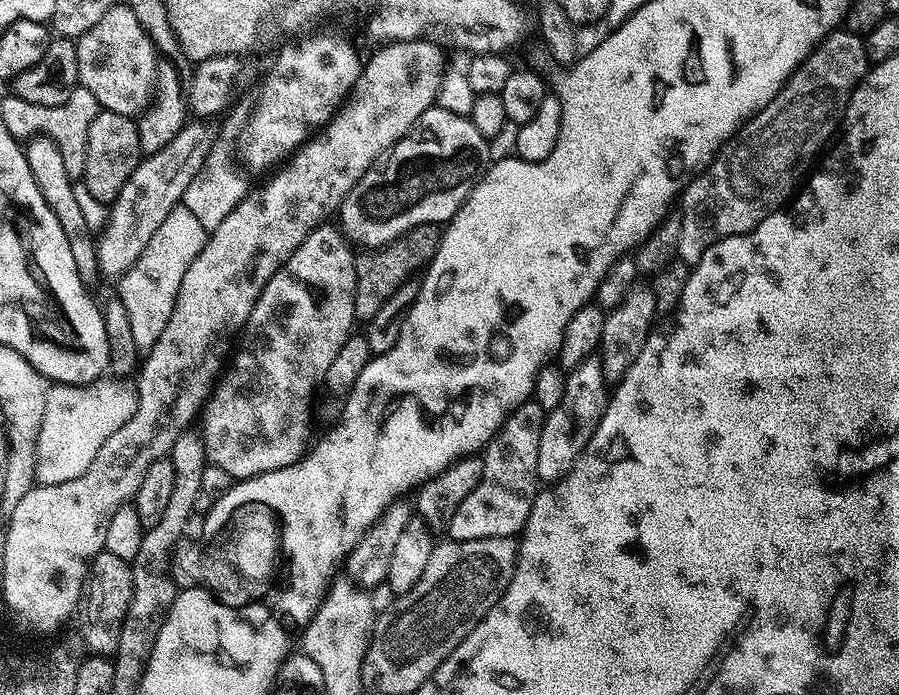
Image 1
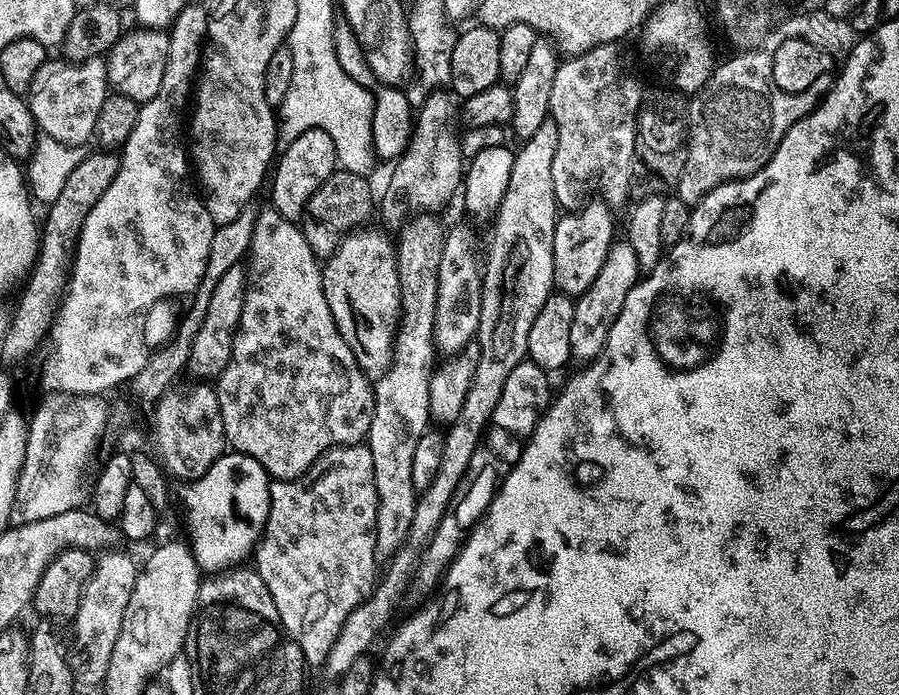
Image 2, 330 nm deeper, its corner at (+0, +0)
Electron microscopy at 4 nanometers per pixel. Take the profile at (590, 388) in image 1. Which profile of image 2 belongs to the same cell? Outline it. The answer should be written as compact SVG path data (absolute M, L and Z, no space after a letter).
M620 238L612 243L606 254L606 262L602 262L602 270L598 270L598 278L590 282L590 286L581 296L575 297L574 323L570 325L570 346L572 355L578 361L591 362L600 355L606 346L606 338L626 302L626 294L641 279L642 269L634 254L634 246L627 239Z

